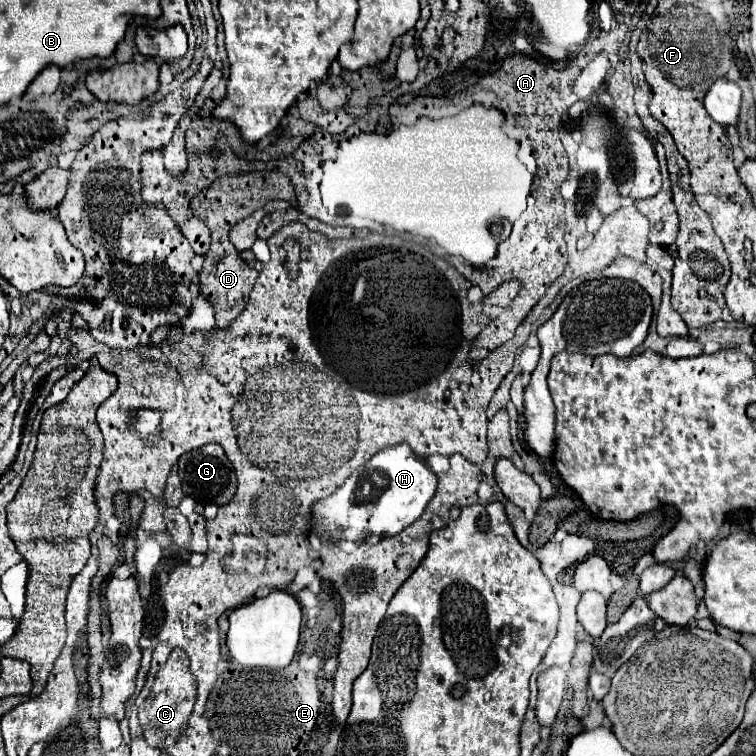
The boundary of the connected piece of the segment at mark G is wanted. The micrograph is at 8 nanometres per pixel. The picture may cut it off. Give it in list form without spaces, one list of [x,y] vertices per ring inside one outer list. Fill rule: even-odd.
[[[205,444],[197,450],[191,450],[187,454],[183,454],[179,458],[179,470],[177,470],[179,478],[181,478],[181,488],[187,496],[191,496],[195,502],[199,504],[217,504],[223,506],[227,504],[235,490],[237,490],[237,476],[235,476],[235,468],[229,462],[229,458],[225,456],[225,450],[219,444]]]

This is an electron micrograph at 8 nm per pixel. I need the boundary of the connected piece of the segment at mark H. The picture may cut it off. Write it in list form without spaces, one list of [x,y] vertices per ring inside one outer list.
[[[409,444],[383,448],[361,470],[355,470],[335,494],[313,506],[311,528],[317,530],[321,538],[333,536],[335,540],[353,542],[369,536],[395,536],[419,520],[435,490],[437,476],[425,464],[425,458],[415,454]]]

